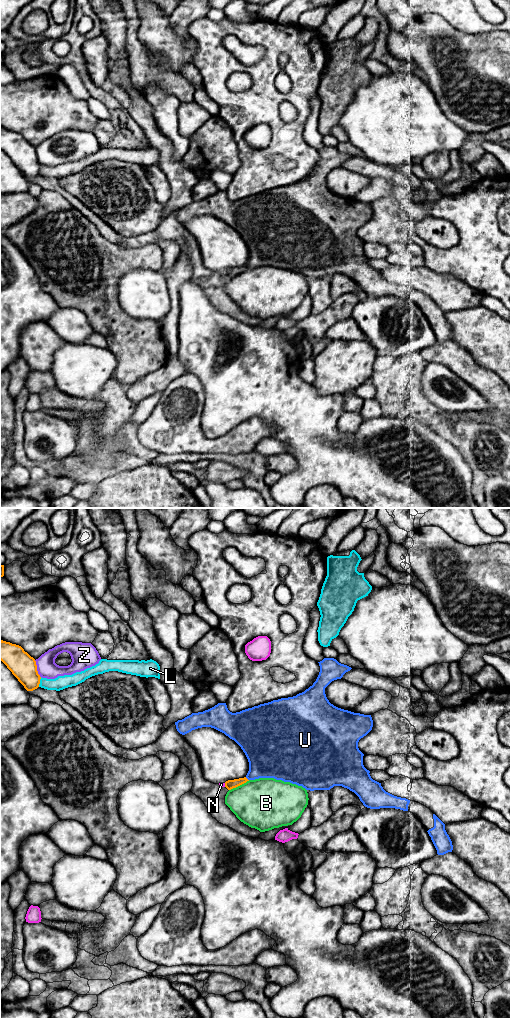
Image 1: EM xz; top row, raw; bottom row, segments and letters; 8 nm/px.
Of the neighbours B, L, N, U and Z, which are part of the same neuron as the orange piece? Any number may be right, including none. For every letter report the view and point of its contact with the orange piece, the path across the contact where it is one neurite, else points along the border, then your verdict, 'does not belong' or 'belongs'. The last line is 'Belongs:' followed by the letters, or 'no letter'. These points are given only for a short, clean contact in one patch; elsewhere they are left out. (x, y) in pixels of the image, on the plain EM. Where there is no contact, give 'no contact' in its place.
B: contact xz (239, 273); does not belong
L: contact xz (39, 170); does not belong
N: contact xz (225, 273); border xz (224, 271), (225, 274); does not belong
U: contact xz (247, 267); border xz (245, 265), (248, 268); does not belong
Z: contact xz (36, 157); does not belong
Belongs: no letter

